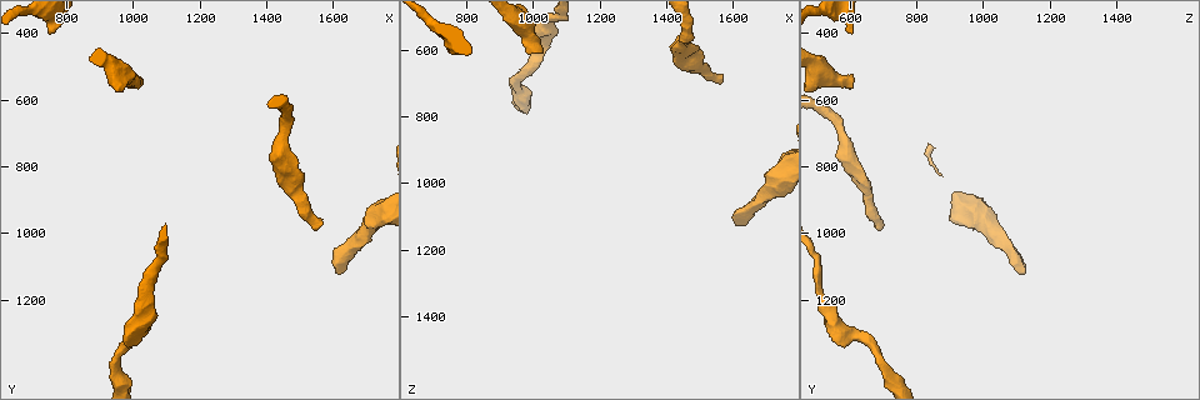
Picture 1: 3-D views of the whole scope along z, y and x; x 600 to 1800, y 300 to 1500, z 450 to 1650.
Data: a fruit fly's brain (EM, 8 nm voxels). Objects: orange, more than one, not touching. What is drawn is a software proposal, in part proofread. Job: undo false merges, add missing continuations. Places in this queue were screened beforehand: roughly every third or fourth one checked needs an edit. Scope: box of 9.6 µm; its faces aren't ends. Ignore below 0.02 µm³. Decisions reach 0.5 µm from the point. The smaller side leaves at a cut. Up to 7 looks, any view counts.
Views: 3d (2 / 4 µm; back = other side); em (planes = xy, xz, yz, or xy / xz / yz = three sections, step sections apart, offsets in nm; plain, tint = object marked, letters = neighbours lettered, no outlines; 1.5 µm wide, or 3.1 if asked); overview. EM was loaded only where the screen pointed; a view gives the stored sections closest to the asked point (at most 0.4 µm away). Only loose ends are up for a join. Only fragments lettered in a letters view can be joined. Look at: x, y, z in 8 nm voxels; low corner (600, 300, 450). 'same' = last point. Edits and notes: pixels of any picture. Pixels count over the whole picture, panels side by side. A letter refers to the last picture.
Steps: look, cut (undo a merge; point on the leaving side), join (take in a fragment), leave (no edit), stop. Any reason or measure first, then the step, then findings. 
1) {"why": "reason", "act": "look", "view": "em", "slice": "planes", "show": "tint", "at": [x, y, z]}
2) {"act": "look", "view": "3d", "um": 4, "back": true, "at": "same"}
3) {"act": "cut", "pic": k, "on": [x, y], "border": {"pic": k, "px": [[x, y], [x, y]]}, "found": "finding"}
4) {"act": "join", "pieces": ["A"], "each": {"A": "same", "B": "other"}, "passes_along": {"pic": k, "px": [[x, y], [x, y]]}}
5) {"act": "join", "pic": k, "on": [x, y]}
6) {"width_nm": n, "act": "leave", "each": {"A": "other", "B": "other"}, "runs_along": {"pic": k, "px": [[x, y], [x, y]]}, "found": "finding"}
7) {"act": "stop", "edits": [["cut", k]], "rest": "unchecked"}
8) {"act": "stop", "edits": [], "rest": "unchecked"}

{"why": "free end", "act": "look", "view": "3d", "um": 2, "back": true, "at": [750, 410, 600]}

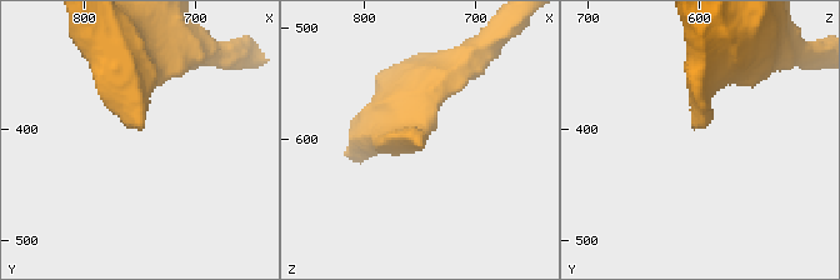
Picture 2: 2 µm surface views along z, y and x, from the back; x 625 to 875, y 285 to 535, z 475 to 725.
{"why": "now the EM", "act": "look", "view": "em", "slice": "planes", "show": "tint", "at": [746, 398, 604]}

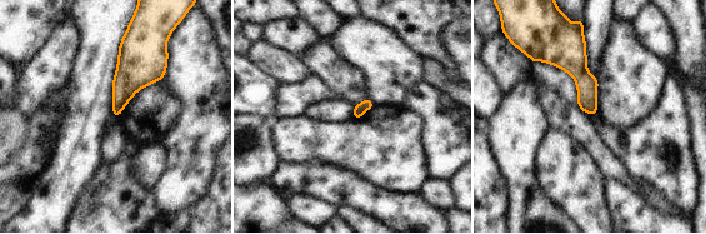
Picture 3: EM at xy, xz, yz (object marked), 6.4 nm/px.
{"act": "look", "view": "em", "slice": "planes", "show": "letters", "at": "same"}

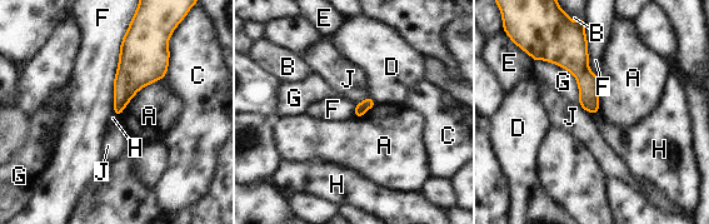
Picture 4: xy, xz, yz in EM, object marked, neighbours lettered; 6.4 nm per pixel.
{"act": "leave", "each": {"A": "other", "B": "other", "C": "other", "D": "other", "E": "other", "F": "other", "G": "other", "H": "other", "J": "other"}, "found": "none of them fits"}

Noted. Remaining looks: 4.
{"why": "stops while still wide", "act": "look", "view": "3d", "um": 2, "back": true, "at": [1020, 540, 610]}

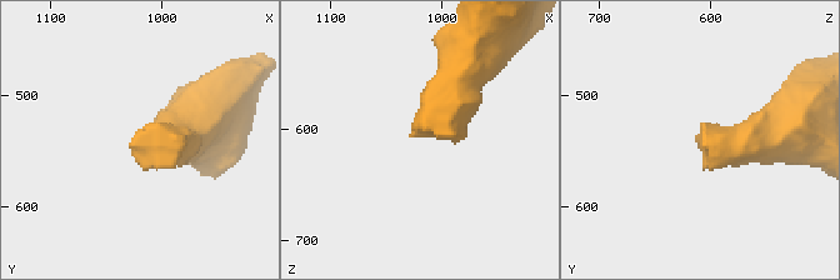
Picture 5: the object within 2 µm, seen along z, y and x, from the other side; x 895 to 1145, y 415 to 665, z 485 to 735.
{"act": "look", "view": "em", "slice": "planes", "show": "letters", "at": [1024, 536, 612]}

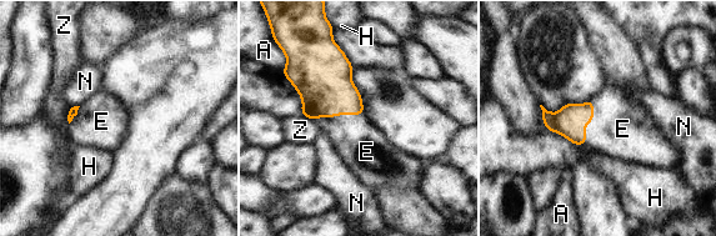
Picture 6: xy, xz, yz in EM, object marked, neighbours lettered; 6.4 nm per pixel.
{"act": "join", "pic": 6, "on": [358, 141], "each": {"A": "other", "E": "same", "H": "other", "N": "other", "Z": "other"}, "passes_along": {"pic": 6, "px": [[323, 79], [338, 114], [358, 141]]}, "found": "it goes on there"}

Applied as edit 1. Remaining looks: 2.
{"why": "free end", "act": "look", "view": "em", "slice": "xy", "step": 8, "show": "letters", "at": [1560, 980, 700]}

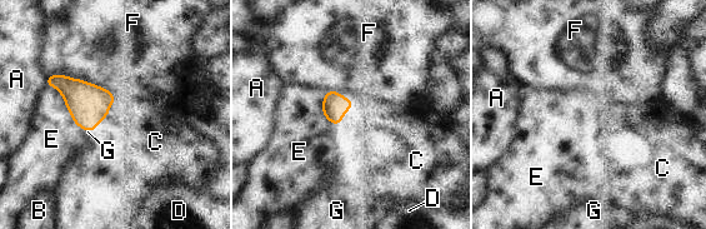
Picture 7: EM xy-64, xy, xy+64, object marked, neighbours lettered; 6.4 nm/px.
{"act": "join", "pic": 7, "on": [140, 132], "each": {"A": "other", "B": "other", "C": "same", "D": "other", "E": "other", "F": "other", "G": "other"}, "found": "it goes on there"}

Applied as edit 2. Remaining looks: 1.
{"act": "stop", "edits": [["join", 6], ["join", 7]], "rest": "unchecked"}

